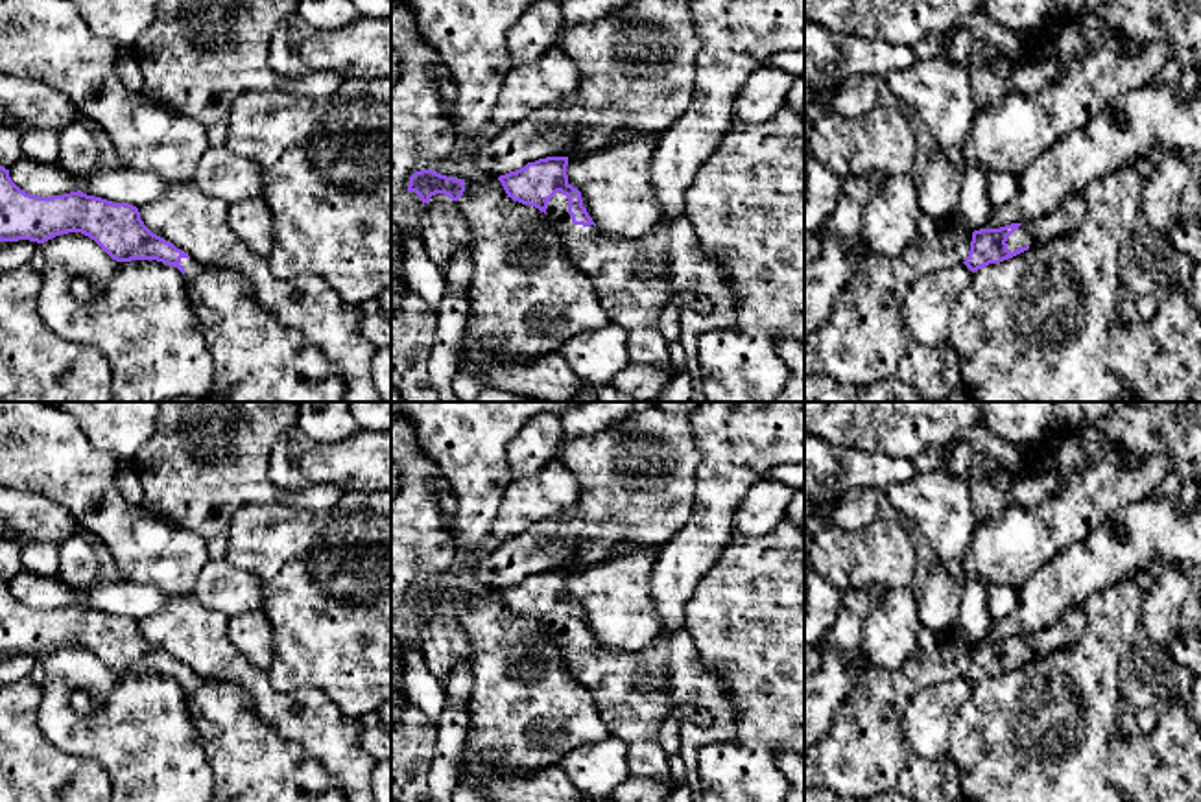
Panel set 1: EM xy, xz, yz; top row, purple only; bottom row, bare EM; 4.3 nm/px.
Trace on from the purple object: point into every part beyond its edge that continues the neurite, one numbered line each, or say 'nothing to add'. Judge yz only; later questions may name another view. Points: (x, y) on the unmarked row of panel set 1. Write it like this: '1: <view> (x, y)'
1: yz (1070, 627)

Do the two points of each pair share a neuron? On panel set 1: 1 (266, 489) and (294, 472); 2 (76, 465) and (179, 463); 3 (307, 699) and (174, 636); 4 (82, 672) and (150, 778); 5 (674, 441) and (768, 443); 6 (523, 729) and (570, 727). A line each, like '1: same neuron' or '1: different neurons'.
1: different neurons
2: different neurons
3: same neuron
4: same neuron
5: different neurons
6: same neuron

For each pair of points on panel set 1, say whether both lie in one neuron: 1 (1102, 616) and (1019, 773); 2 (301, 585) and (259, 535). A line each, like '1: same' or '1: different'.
1: same
2: same

